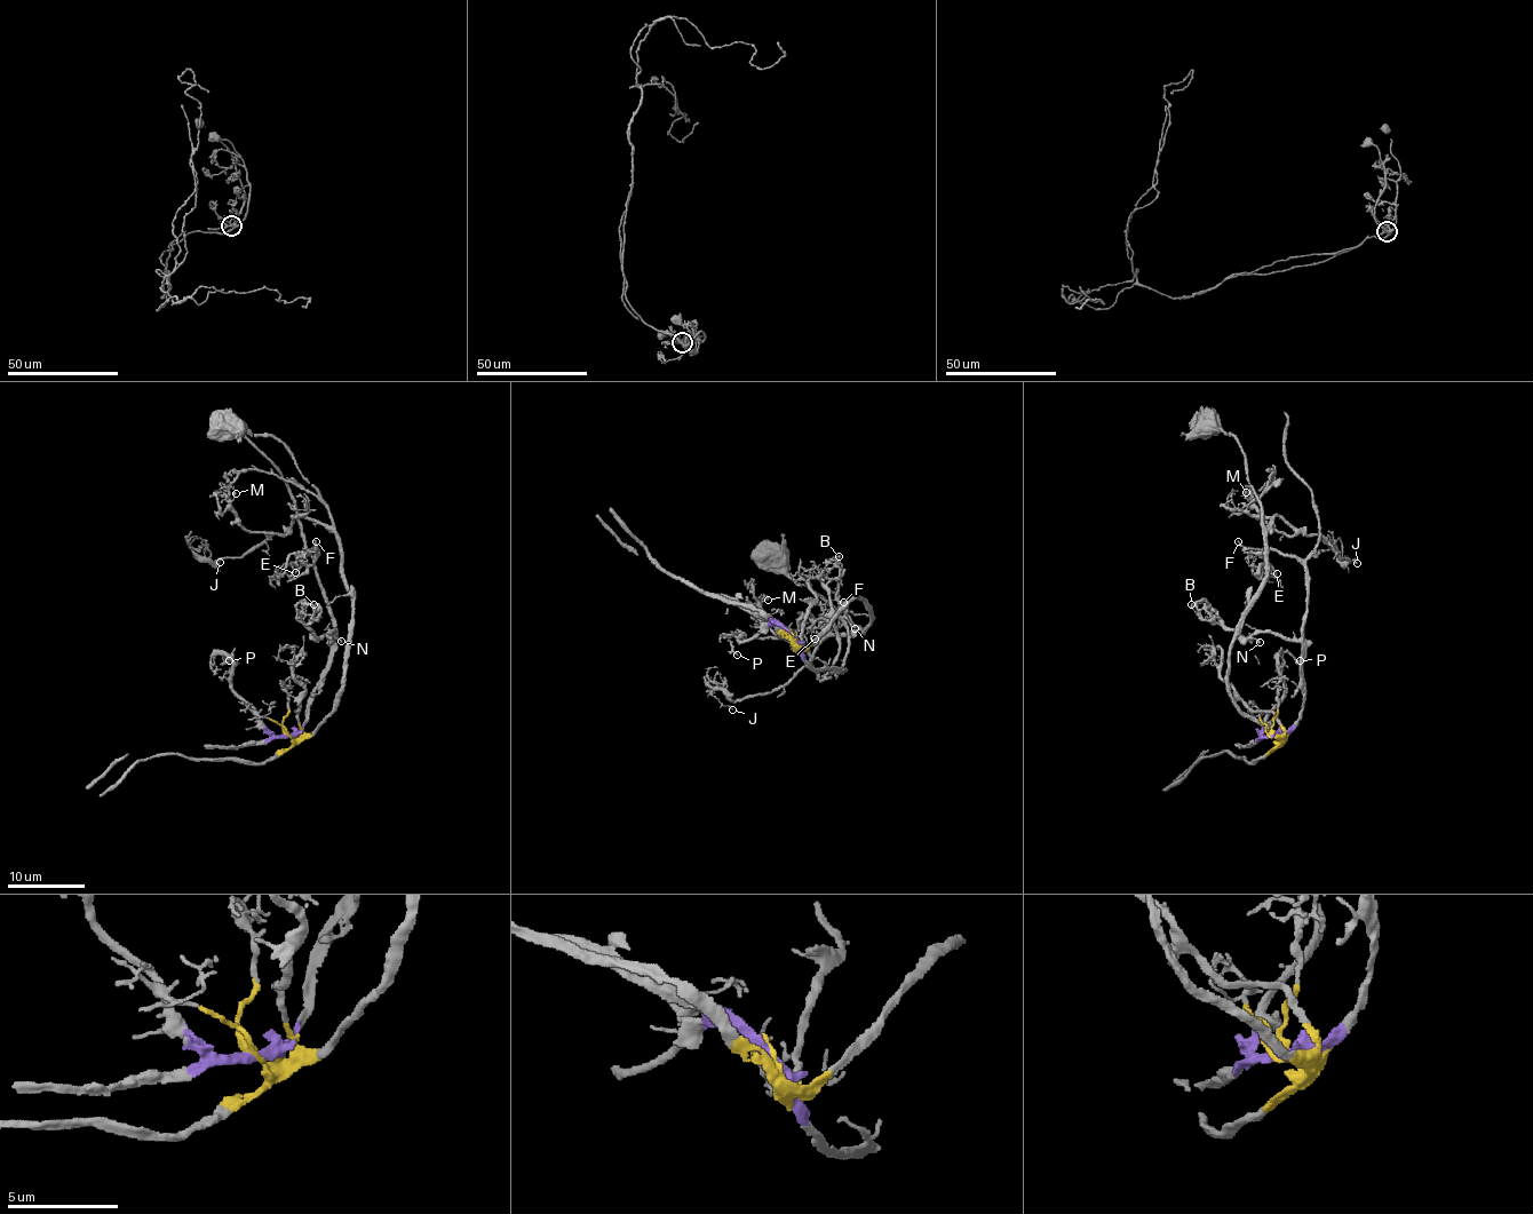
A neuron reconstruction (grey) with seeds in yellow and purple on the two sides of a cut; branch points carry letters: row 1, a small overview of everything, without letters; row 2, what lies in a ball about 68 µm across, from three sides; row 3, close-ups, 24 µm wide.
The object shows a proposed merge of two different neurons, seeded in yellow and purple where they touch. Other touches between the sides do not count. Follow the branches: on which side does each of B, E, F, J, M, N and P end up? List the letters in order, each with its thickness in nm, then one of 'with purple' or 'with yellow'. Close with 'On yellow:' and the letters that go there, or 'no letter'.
B: 170 nm thick; with purple
E: 110 nm thick; with purple
F: 200 nm thick; with purple
J: 120 nm thick; with yellow
M: 180 nm thick; with yellow
N: 170 nm thick; with purple
P: 160 nm thick; with purple
On yellow: J, M

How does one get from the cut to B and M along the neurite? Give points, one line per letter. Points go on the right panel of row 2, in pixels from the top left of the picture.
B: (1272, 735), (1289, 728), (1303, 706), (1302, 644), (1277, 635), (1245, 636), (1224, 631), (1191, 603)
M: (1272, 735), (1229, 690), (1229, 649), (1268, 526), (1294, 533), (1246, 491)

